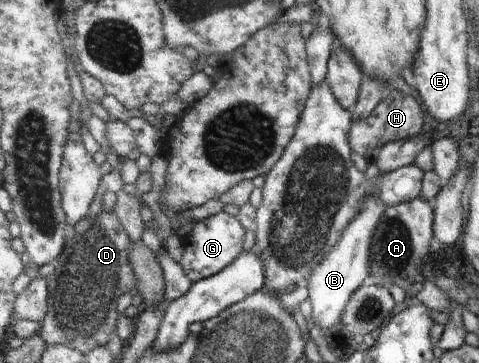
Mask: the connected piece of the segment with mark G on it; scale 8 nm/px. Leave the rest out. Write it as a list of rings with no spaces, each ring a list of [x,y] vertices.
[[[221,211],[201,221],[193,221],[192,231],[183,236],[184,254],[178,263],[193,282],[208,278],[226,268],[242,251],[245,228],[236,217]]]

